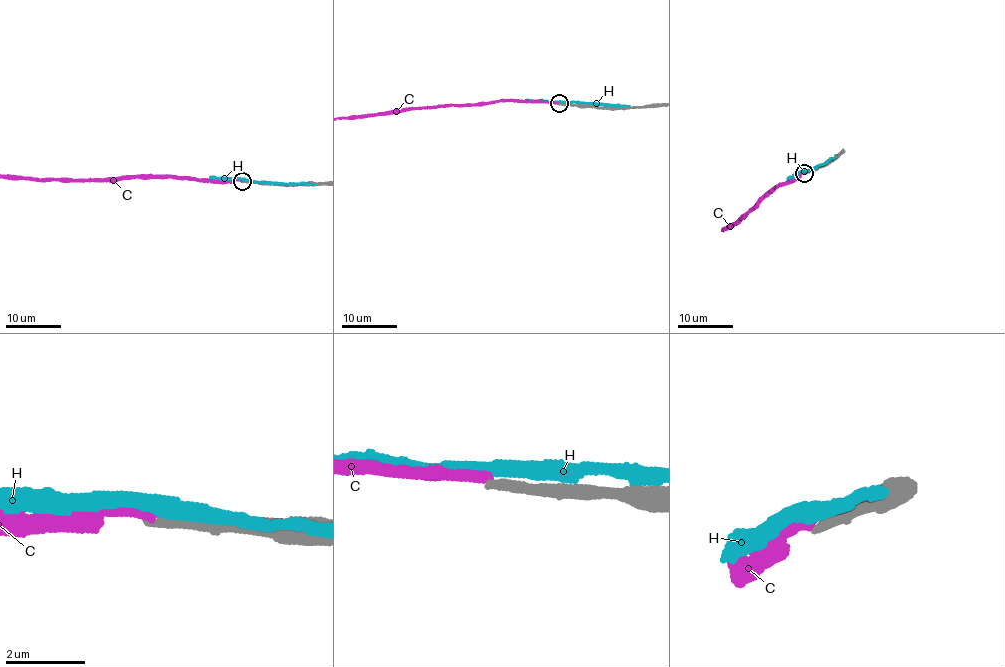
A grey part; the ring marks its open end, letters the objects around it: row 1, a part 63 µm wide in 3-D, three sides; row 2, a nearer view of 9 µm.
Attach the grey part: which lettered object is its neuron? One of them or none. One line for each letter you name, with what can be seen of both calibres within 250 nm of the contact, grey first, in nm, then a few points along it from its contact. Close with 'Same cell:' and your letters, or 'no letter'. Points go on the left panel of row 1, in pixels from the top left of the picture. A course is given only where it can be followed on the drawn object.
Same cell: no letter

